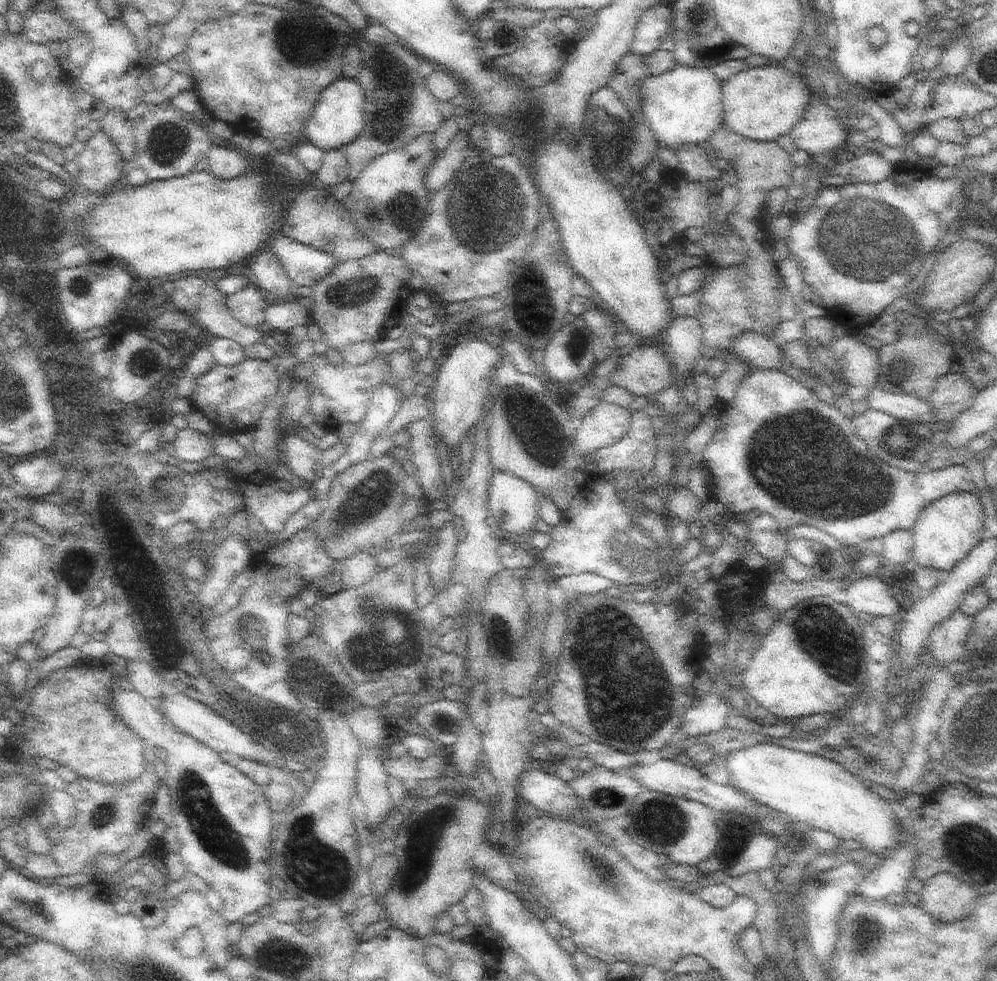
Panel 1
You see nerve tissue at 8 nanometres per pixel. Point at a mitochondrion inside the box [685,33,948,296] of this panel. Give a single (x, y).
(876, 240)

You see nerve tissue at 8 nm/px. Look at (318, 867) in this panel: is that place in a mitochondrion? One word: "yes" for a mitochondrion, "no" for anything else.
yes

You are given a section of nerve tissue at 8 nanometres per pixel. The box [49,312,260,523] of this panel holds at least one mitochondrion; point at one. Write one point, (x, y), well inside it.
(69, 388)

